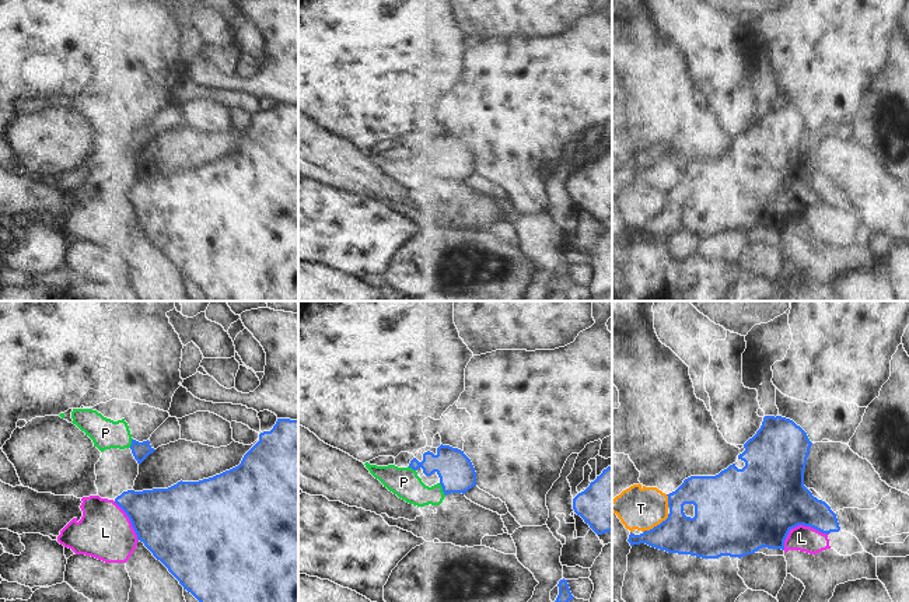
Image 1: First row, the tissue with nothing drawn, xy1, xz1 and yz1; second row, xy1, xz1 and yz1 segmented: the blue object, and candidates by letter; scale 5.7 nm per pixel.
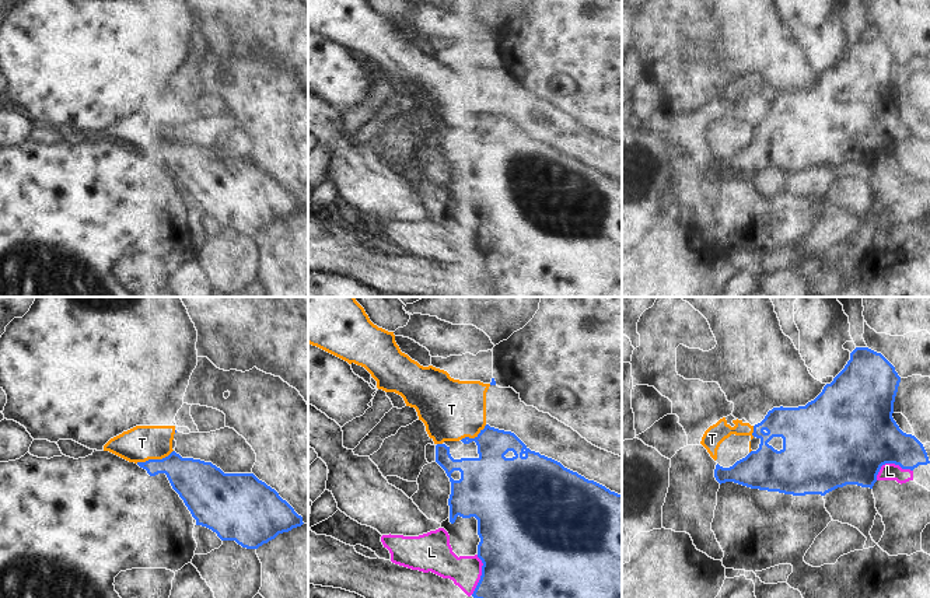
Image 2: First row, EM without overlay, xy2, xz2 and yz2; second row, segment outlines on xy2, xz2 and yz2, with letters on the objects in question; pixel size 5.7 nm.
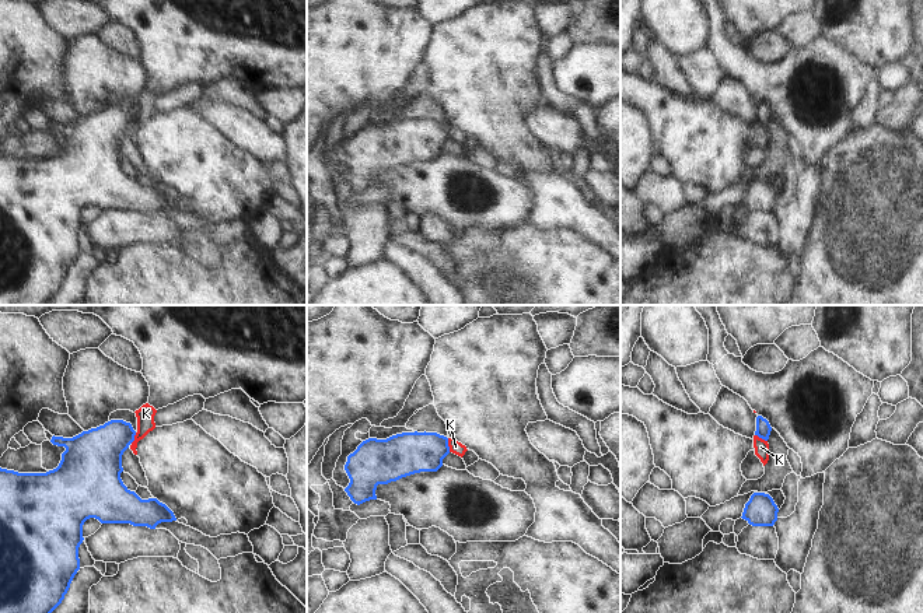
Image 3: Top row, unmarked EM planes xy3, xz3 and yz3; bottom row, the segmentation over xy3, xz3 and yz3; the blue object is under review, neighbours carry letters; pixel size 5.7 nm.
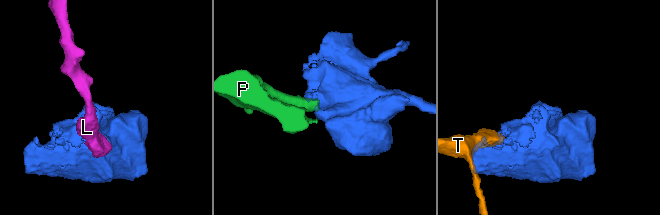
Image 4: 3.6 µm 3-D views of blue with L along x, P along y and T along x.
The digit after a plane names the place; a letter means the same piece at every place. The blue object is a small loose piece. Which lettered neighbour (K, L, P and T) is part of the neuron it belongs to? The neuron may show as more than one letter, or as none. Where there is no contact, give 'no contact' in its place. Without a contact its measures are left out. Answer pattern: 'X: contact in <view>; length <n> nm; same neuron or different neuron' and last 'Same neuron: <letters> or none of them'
K: contact in xz3; length 80 nm; different neuron
L: contact in yz1; length 280 nm; different neuron
P: contact in xz1; length 80 nm; same neuron
T: contact in xy2; length 220 nm; different neuron
Same neuron: P

